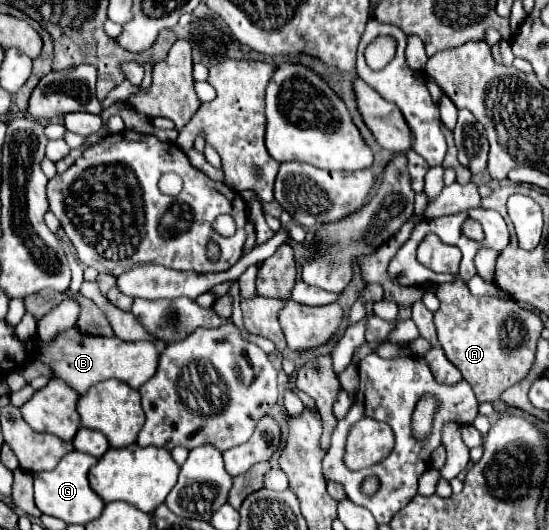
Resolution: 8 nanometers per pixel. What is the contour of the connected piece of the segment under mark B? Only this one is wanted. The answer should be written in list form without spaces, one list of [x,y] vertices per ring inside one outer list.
[[[73,327],[67,333],[61,333],[55,343],[41,347],[37,357],[53,367],[55,377],[67,381],[67,385],[71,385],[77,393],[83,395],[89,387],[105,379],[119,379],[133,389],[139,389],[155,375],[159,365],[159,353],[161,349],[151,341],[127,343],[117,337],[87,337]]]

